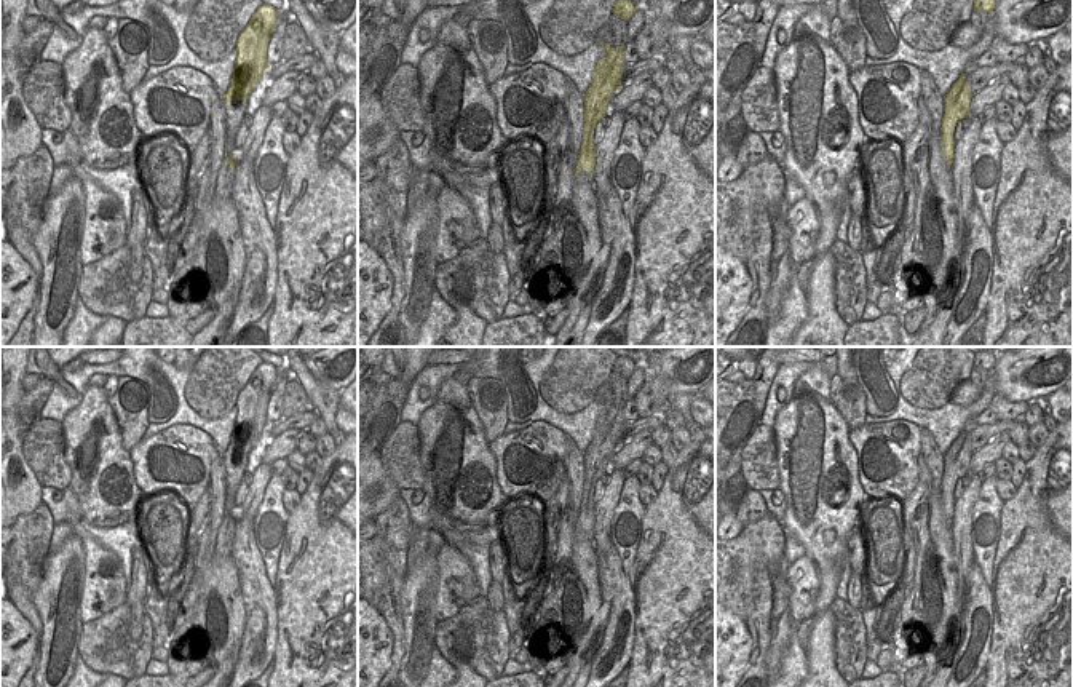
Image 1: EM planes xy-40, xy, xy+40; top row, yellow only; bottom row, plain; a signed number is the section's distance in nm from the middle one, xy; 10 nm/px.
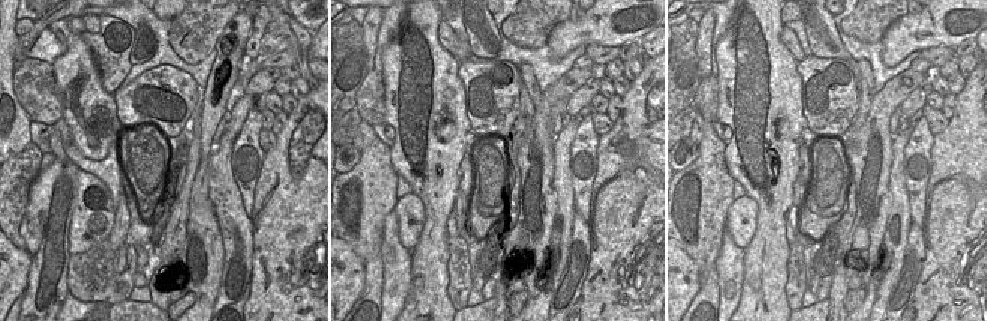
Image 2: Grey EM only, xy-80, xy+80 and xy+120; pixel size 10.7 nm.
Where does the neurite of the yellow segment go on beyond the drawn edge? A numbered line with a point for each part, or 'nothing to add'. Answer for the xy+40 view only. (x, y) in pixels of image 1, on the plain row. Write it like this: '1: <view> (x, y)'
nothing to add

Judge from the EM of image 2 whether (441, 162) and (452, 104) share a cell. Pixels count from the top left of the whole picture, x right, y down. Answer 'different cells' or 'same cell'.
same cell

